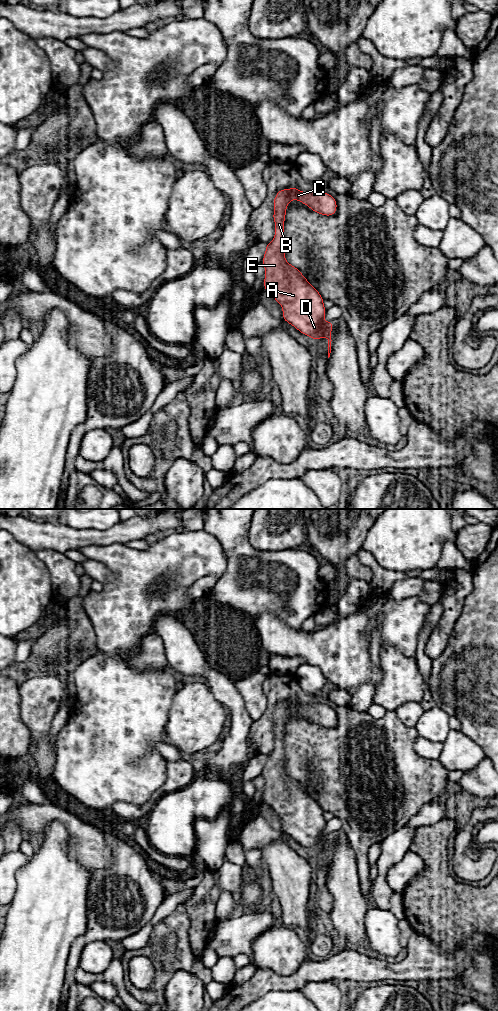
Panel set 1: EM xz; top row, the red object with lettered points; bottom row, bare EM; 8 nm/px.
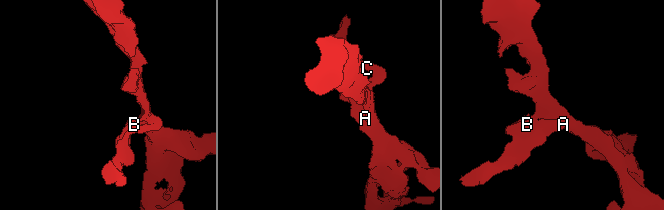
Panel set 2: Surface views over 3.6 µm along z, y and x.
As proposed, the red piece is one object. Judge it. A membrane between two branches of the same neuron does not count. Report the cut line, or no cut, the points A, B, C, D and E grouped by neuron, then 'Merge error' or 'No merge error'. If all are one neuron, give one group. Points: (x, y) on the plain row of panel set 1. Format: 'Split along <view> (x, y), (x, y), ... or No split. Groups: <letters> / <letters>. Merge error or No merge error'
No split. Groups: A B C D E. No merge error

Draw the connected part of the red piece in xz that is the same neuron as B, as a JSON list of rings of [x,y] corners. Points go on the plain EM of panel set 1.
[[[295,699],[278,702],[273,713],[275,748],[266,756],[262,772],[265,779],[264,801],[282,818],[284,833],[313,852],[328,851],[329,870],[334,836],[324,832],[327,823],[323,817],[324,811],[300,782],[285,771],[284,734],[291,712],[298,712],[324,728],[333,728],[337,722],[336,711],[325,704],[302,704]]]

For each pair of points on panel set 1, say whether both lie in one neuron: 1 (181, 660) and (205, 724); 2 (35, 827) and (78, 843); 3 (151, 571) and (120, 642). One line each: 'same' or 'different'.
1: different
2: same
3: same

